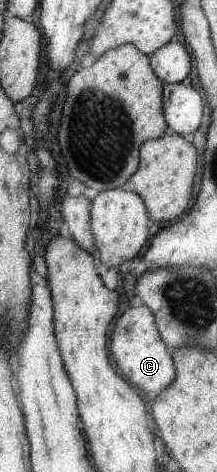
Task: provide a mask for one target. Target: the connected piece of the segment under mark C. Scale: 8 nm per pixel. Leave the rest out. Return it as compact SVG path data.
M144 304L126 309L114 323L114 339L110 339L110 353L114 355L114 361L118 363L122 375L125 375L134 387L141 388L146 393L160 394L174 381L174 363L170 349L157 327L154 311Z

